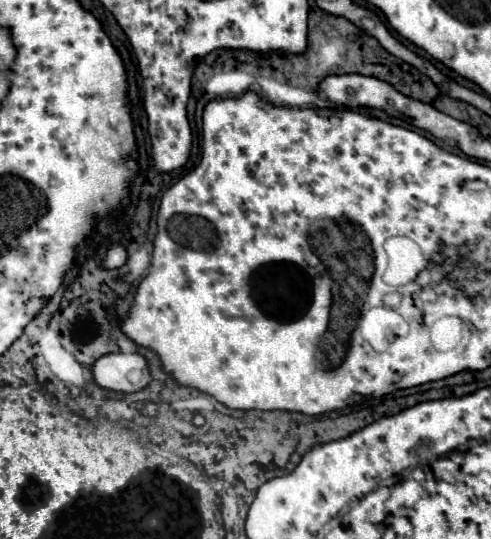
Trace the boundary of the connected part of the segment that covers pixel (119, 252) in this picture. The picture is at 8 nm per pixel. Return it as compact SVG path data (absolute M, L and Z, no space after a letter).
M112 245L110 251L106 253L104 267L106 267L106 269L116 269L116 267L122 267L124 261L126 261L126 251L124 251L124 247L120 247L120 245Z

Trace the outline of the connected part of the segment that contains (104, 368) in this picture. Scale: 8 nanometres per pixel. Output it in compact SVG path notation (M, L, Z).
M110 353L94 363L94 381L110 391L134 393L150 379L148 361L140 353Z

